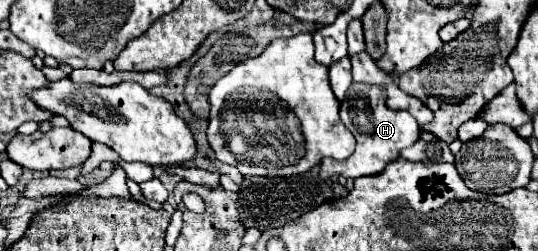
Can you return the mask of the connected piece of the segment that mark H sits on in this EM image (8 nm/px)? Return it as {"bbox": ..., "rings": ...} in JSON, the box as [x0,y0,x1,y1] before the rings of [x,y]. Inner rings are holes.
{"bbox":[320,83,420,181],"rings":[[[354,83],[352,89],[348,89],[344,101],[340,103],[340,119],[352,131],[352,135],[356,139],[356,149],[344,161],[326,159],[328,163],[320,163],[320,177],[324,177],[324,181],[332,179],[332,175],[342,175],[346,179],[348,177],[358,179],[362,175],[380,173],[386,163],[390,163],[392,159],[398,157],[400,149],[414,145],[418,139],[418,133],[420,133],[416,119],[408,111],[390,109],[386,105],[384,89],[380,89],[378,85],[362,87],[360,83]]]}

